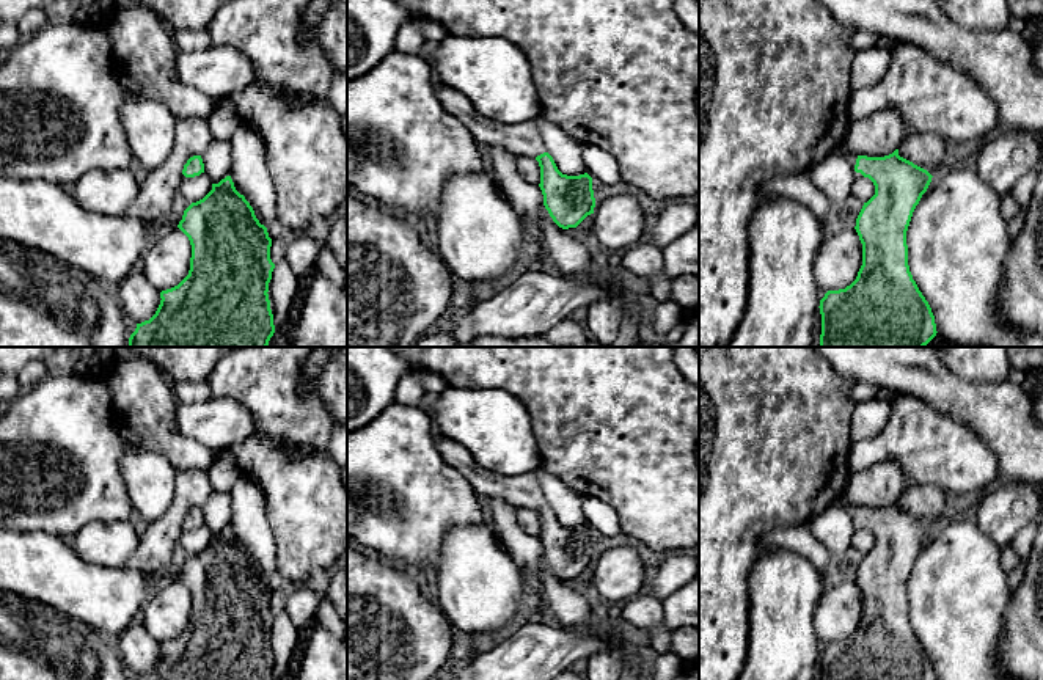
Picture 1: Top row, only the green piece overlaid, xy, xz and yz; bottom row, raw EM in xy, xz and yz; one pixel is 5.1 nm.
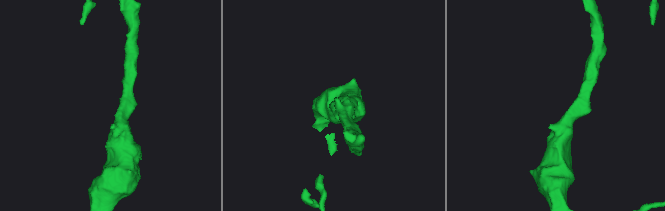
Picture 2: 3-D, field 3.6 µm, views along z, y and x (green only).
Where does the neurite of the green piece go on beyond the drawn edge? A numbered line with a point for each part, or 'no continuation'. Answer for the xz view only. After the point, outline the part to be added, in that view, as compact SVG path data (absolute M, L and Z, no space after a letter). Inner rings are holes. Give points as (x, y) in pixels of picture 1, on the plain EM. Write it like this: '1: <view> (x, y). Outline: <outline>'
1: xz (523, 490). Outline: M437 433L438 452L443 460L456 468L476 490L487 498L503 498L515 507L537 507L548 504L534 473L503 476L484 470L473 455L459 443Z

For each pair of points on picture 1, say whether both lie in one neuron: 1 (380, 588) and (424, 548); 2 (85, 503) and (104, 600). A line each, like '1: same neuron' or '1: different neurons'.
1: different neurons
2: different neurons

